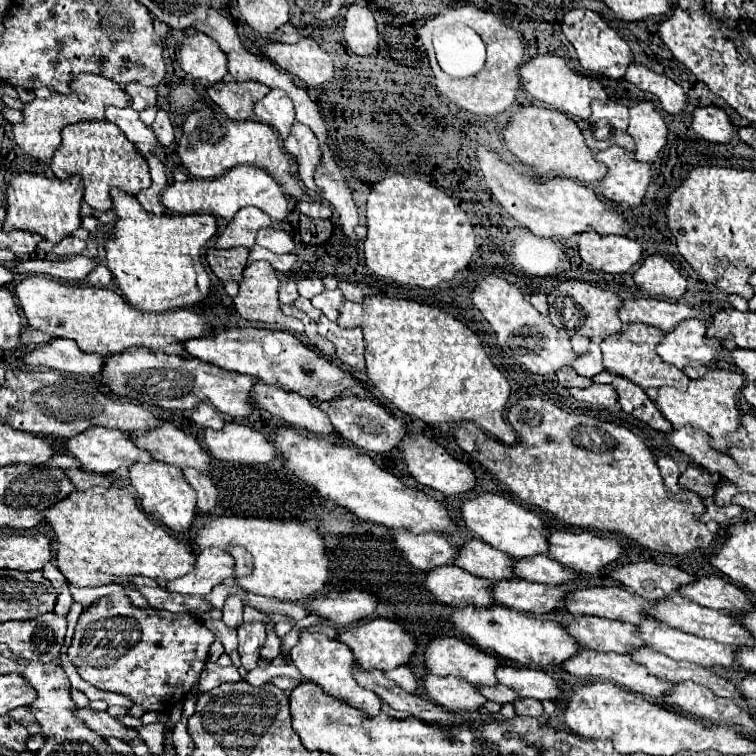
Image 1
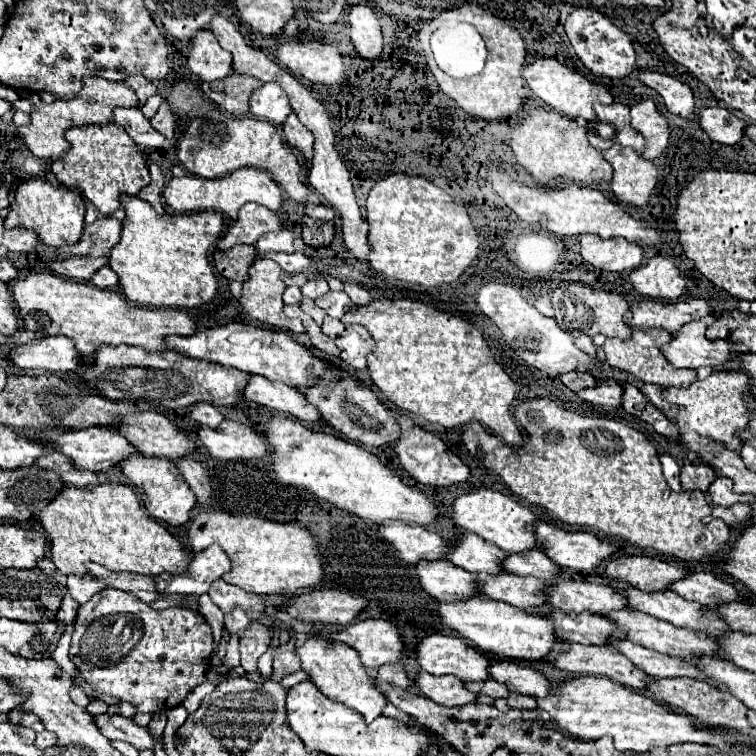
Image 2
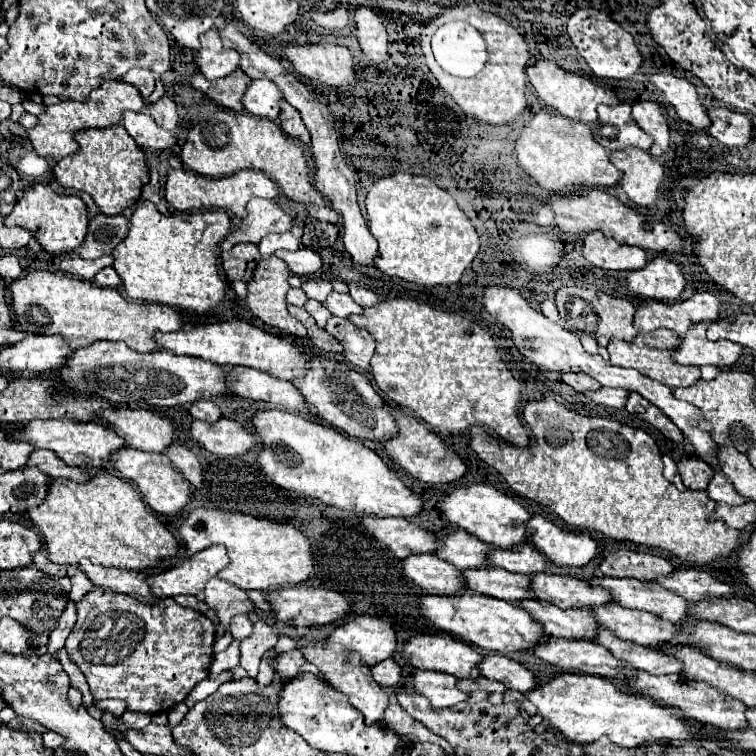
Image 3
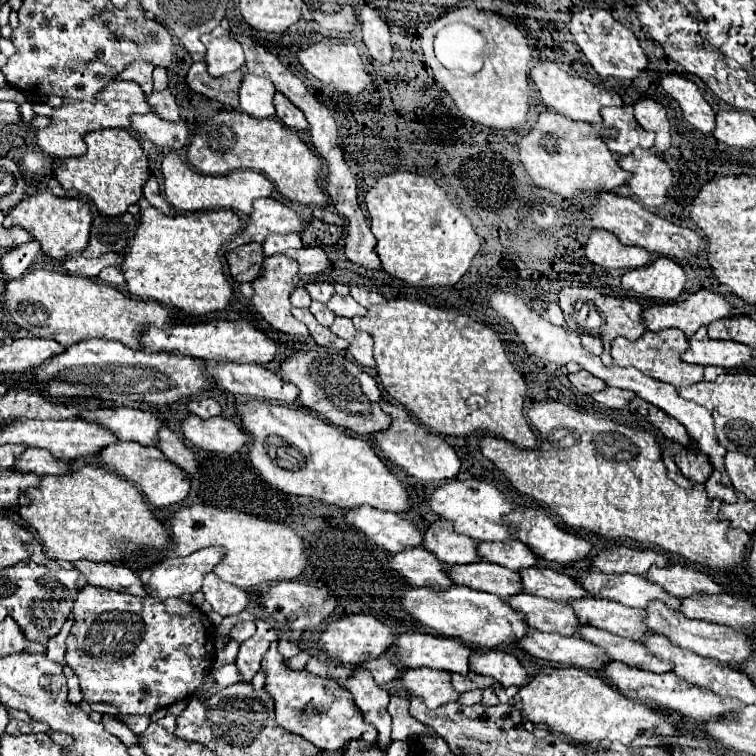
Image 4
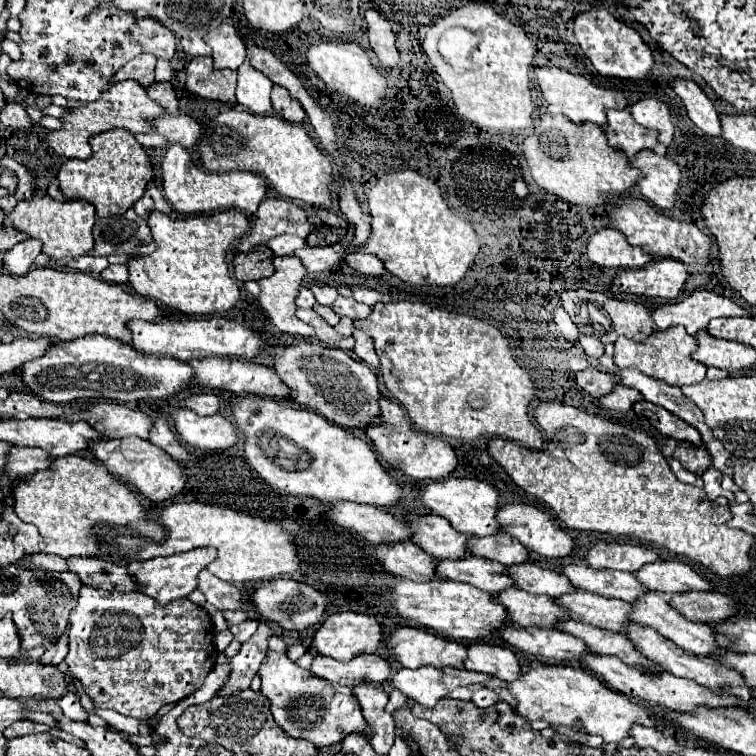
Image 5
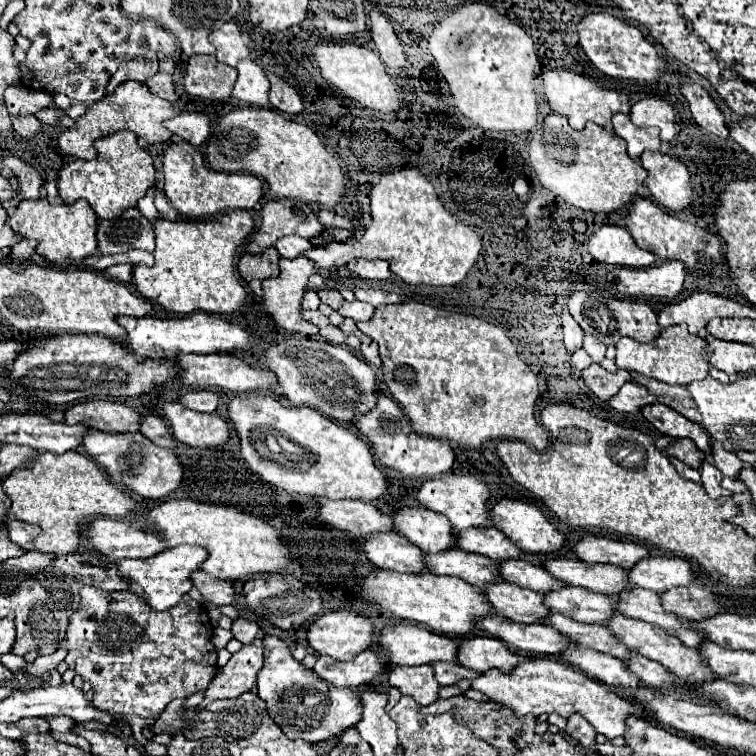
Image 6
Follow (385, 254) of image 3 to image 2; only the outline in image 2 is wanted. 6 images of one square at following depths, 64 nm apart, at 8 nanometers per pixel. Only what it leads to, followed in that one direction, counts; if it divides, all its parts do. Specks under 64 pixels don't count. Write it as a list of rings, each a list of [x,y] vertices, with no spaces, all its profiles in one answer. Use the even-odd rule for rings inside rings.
[[[398,172],[378,180],[368,194],[366,212],[372,244],[368,260],[380,274],[422,286],[452,284],[478,254],[478,234],[466,210],[422,176]]]

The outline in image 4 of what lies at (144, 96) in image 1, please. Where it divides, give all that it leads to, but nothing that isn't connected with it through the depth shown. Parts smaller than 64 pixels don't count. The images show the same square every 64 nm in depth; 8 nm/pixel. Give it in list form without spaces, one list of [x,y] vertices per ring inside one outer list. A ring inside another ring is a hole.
[[[136,60],[132,64],[128,64],[118,76],[116,80],[132,80],[136,84],[140,84],[140,88],[148,94],[152,92],[152,62],[146,62],[146,60]]]

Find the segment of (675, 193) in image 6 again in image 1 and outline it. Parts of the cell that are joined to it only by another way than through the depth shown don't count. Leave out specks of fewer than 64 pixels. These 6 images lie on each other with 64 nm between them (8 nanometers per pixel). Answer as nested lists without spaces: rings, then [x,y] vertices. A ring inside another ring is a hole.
[[[618,146],[598,152],[596,160],[608,166],[608,176],[602,180],[600,188],[602,196],[618,204],[626,202],[630,206],[640,206],[652,180],[650,164],[638,162],[632,152]]]

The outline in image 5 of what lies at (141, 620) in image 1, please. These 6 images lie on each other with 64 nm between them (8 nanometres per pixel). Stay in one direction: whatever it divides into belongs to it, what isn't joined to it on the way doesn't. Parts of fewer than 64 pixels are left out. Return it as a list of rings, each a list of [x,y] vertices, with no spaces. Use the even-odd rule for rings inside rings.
[[[92,586],[80,588],[78,606],[70,616],[70,652],[66,656],[68,670],[84,684],[86,694],[92,698],[96,708],[110,708],[124,716],[134,716],[140,720],[152,718],[162,706],[176,704],[204,684],[204,678],[216,664],[218,650],[212,644],[216,628],[208,612],[180,598],[168,608],[160,608],[150,596],[142,592],[118,592],[118,590],[98,590]]]

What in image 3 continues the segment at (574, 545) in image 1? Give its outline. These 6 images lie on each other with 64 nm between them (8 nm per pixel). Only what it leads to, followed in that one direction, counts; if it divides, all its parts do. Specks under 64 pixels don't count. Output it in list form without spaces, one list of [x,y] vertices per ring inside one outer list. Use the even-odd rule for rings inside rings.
[[[540,514],[528,520],[526,540],[558,566],[584,566],[598,554],[598,546],[588,534],[564,532]]]

